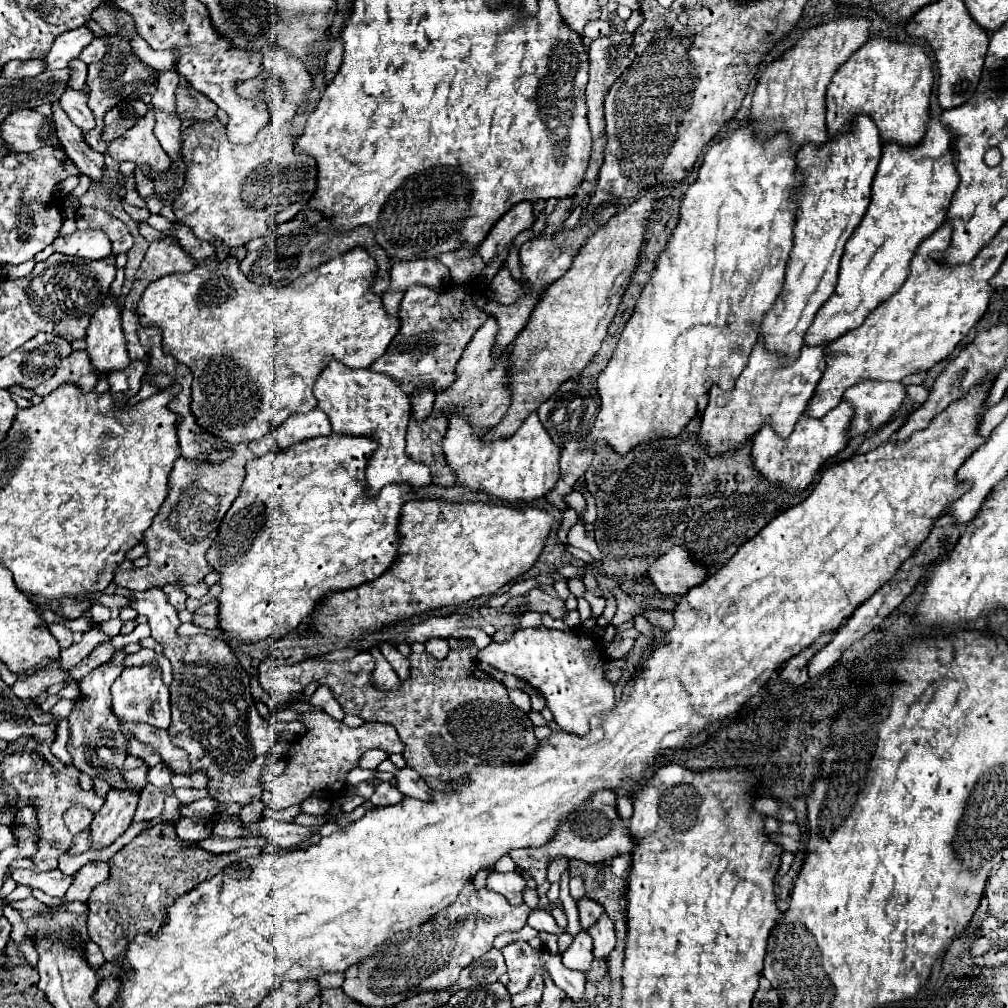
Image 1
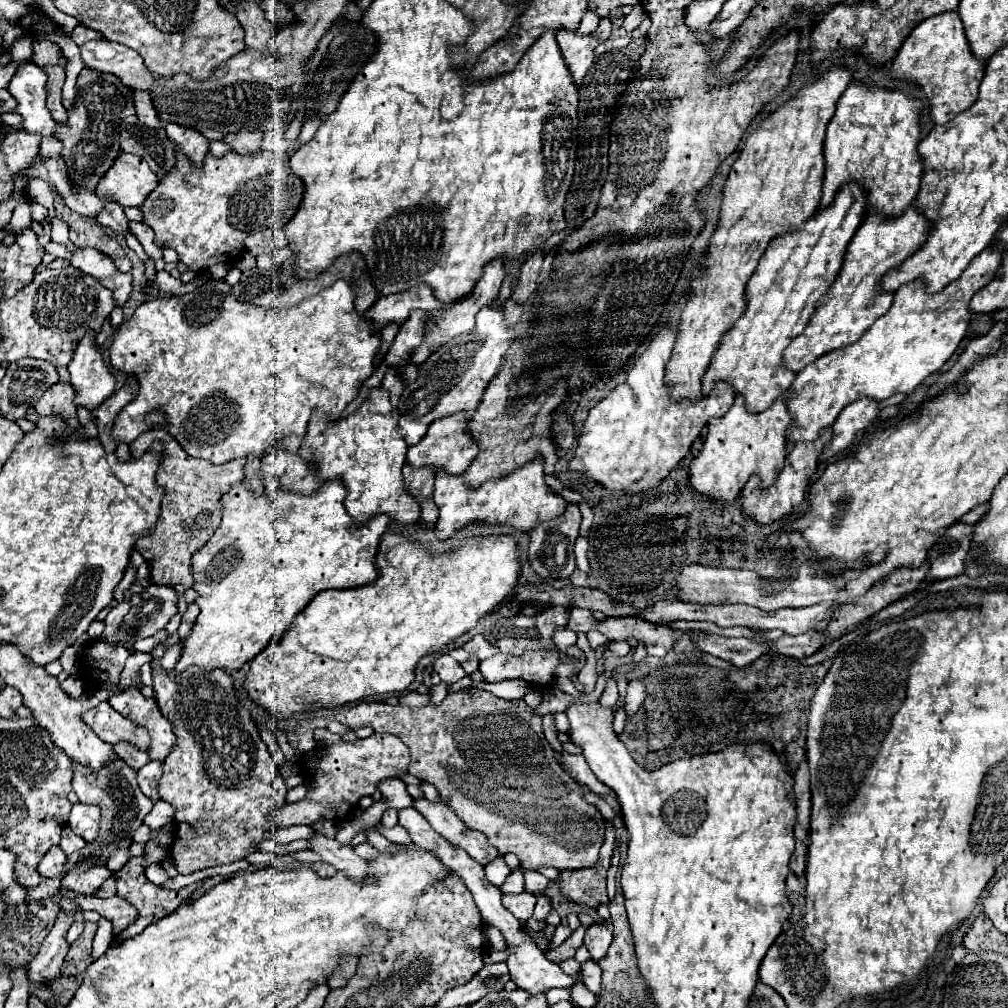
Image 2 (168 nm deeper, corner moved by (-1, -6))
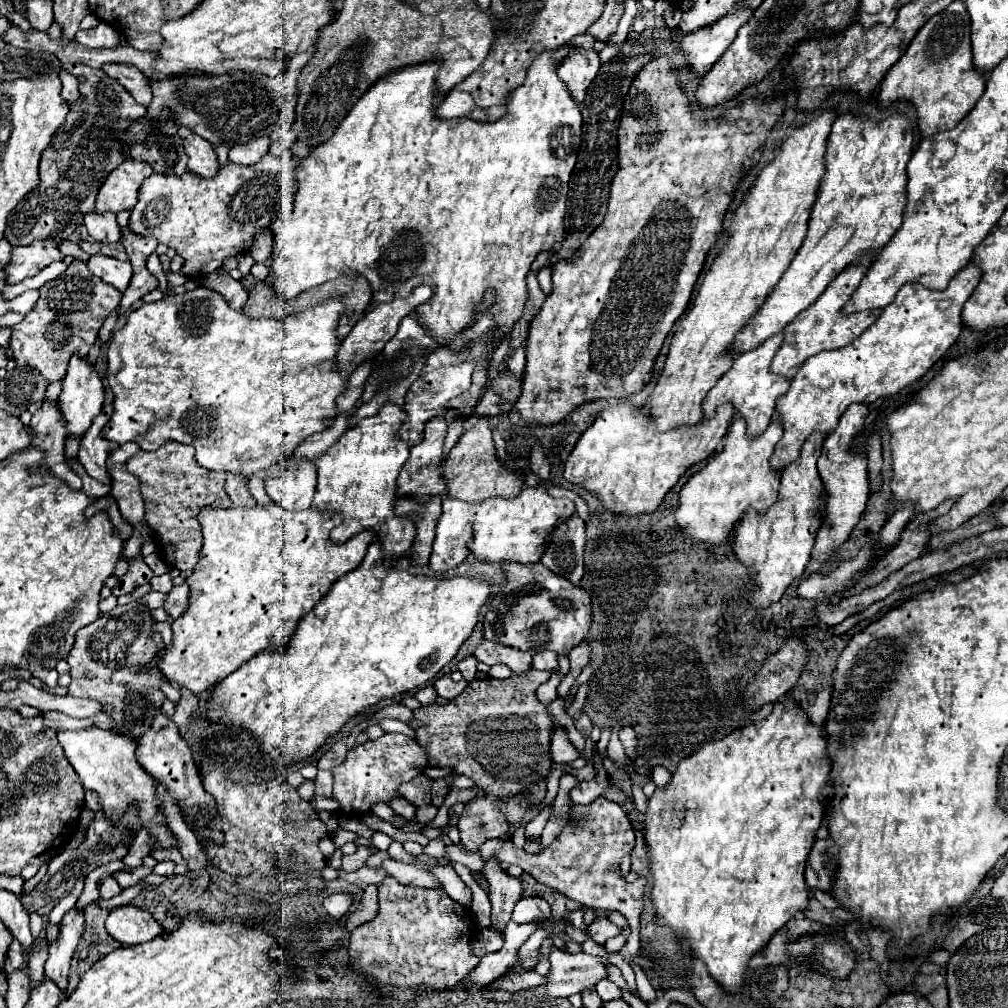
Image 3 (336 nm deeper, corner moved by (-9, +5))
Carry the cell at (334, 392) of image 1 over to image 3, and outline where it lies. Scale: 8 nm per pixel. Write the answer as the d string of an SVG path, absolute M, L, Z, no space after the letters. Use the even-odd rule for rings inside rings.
M384 404L378 416L360 420L360 424L344 432L326 454L314 460L318 468L318 486L312 508L318 512L342 514L342 524L330 532L330 540L346 542L358 532L372 530L376 534L376 540L382 544L386 568L392 568L398 558L410 552L416 536L414 524L394 514L396 478L410 454L408 444L396 434L404 418L406 412L400 406Z

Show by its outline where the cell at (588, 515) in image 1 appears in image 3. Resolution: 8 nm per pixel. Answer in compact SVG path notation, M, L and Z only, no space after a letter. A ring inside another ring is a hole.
M488 416L472 418L470 420L472 424L466 428L466 432L458 440L458 444L450 450L448 458L444 460L444 480L448 480L450 498L458 498L464 502L480 502L480 500L488 500L492 496L512 498L512 496L518 496L524 486L522 476L504 470L500 460L496 458L488 420L490 420Z

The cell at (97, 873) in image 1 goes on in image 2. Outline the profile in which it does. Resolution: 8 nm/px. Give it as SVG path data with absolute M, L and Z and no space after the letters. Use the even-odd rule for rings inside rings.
M64 909L58 913L56 925L52 927L52 931L44 939L38 955L32 959L32 963L28 967L30 981L42 983L42 981L52 981L54 977L58 977L58 973L62 969L62 961L68 951L66 933L68 933L68 927L72 927L70 919L72 919L72 915L68 915Z

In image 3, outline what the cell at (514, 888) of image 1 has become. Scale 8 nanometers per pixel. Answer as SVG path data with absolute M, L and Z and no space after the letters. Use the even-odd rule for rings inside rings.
M534 896L534 898L522 898L518 900L518 904L514 906L514 912L512 912L512 920L516 924L530 924L530 922L552 922L552 914L550 914L550 904L540 898L540 896Z

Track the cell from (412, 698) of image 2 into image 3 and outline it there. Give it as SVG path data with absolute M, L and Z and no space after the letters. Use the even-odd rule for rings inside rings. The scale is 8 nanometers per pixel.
M424 686L420 690L416 690L416 700L420 700L420 704L434 704L436 702L436 690L432 686Z

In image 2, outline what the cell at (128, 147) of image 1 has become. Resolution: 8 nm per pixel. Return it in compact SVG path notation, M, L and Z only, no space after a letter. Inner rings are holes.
M120 153L116 163L108 169L108 175L100 179L100 187L96 187L98 197L114 197L122 207L140 207L148 193L156 189L160 179L144 159L132 153Z

